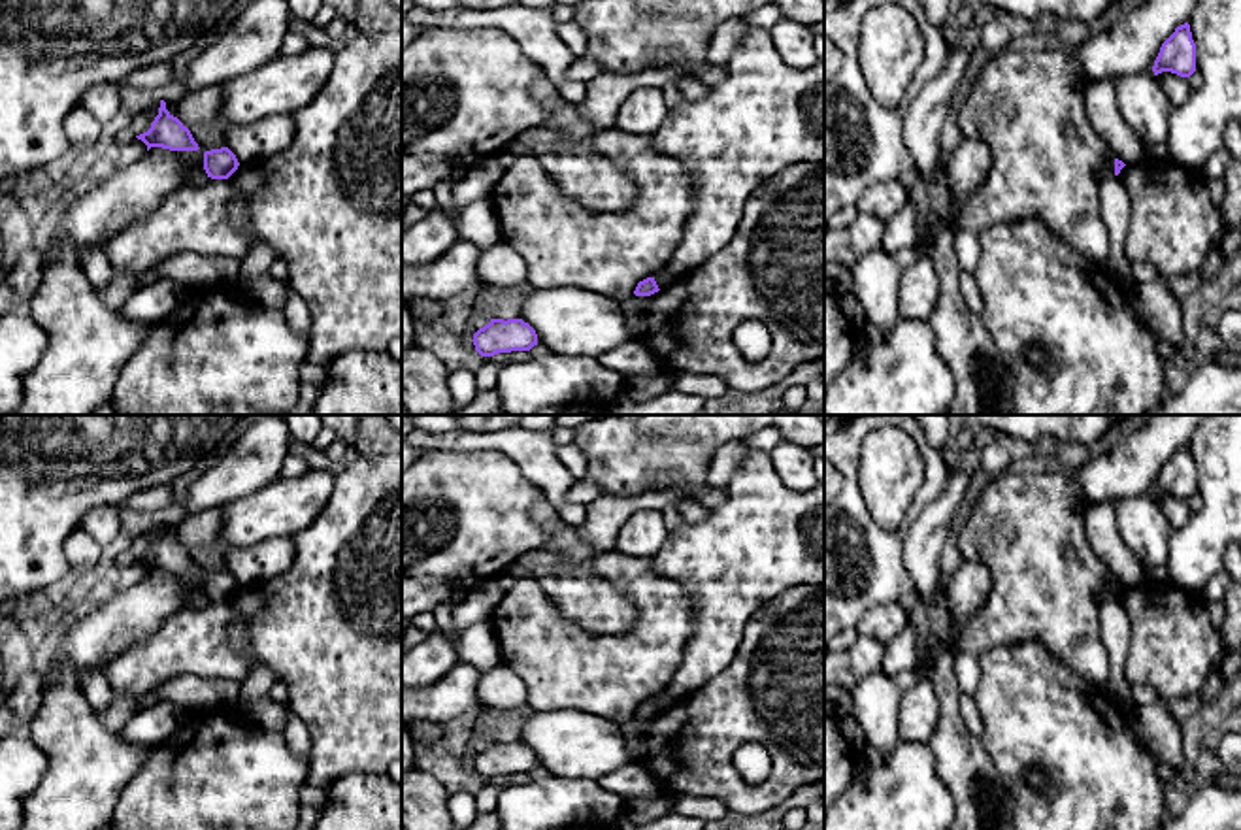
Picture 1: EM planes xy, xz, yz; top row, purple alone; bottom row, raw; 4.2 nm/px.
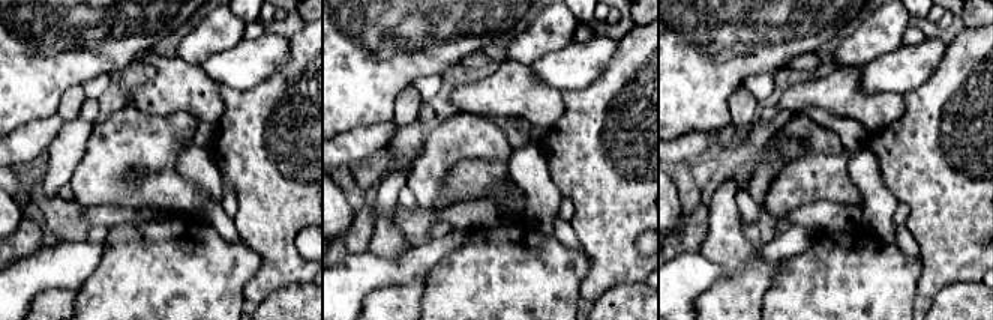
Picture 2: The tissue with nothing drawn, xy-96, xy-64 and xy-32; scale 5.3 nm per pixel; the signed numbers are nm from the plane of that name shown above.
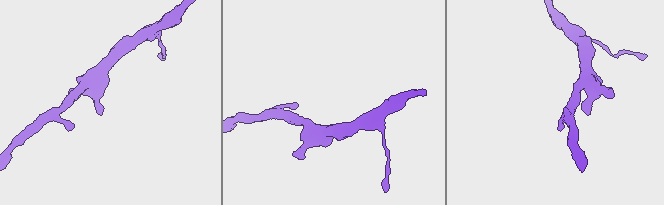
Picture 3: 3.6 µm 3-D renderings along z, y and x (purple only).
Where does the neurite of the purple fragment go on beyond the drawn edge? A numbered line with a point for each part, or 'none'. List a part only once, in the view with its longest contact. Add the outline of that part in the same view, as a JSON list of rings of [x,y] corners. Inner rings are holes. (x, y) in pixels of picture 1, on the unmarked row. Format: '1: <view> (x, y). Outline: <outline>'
none

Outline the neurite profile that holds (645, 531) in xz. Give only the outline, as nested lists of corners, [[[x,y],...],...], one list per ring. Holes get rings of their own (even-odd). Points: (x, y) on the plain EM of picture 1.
[[[643,507],[628,517],[619,538],[617,551],[651,558],[666,541],[670,524],[662,509]]]

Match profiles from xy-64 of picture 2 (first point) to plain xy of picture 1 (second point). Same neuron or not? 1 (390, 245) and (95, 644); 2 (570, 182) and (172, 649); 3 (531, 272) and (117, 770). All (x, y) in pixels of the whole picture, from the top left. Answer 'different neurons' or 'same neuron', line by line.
1: different neurons
2: same neuron
3: different neurons

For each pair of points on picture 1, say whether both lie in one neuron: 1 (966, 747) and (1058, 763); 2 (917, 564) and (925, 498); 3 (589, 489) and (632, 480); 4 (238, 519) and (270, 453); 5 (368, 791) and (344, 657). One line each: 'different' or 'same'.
1: different
2: different
3: different
4: different
5: different

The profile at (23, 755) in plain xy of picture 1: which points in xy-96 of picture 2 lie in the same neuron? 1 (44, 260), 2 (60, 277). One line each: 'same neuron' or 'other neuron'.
1: same neuron
2: same neuron

